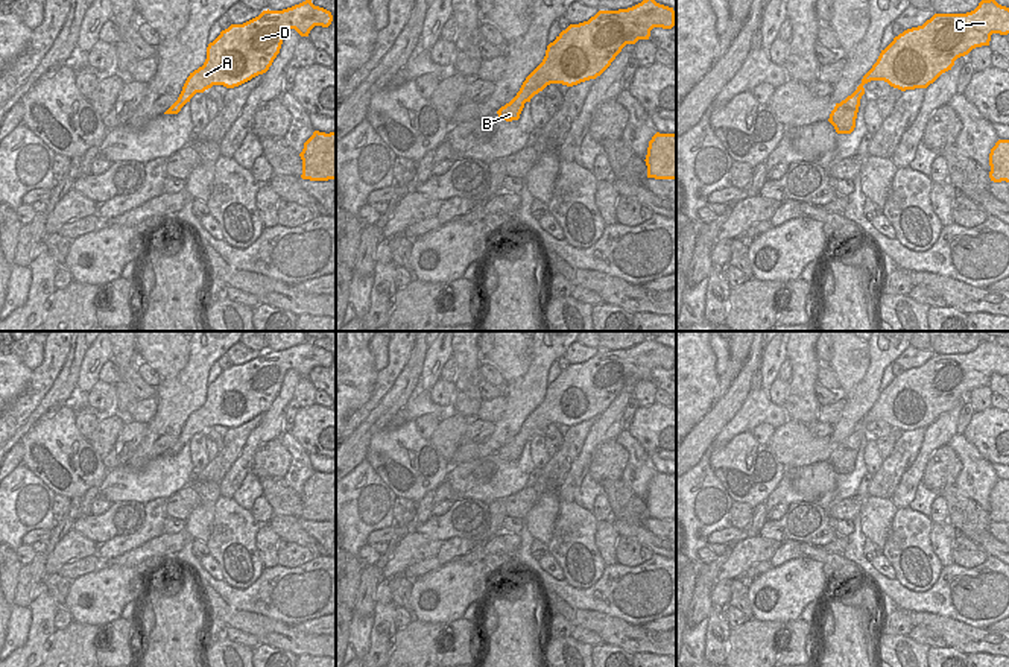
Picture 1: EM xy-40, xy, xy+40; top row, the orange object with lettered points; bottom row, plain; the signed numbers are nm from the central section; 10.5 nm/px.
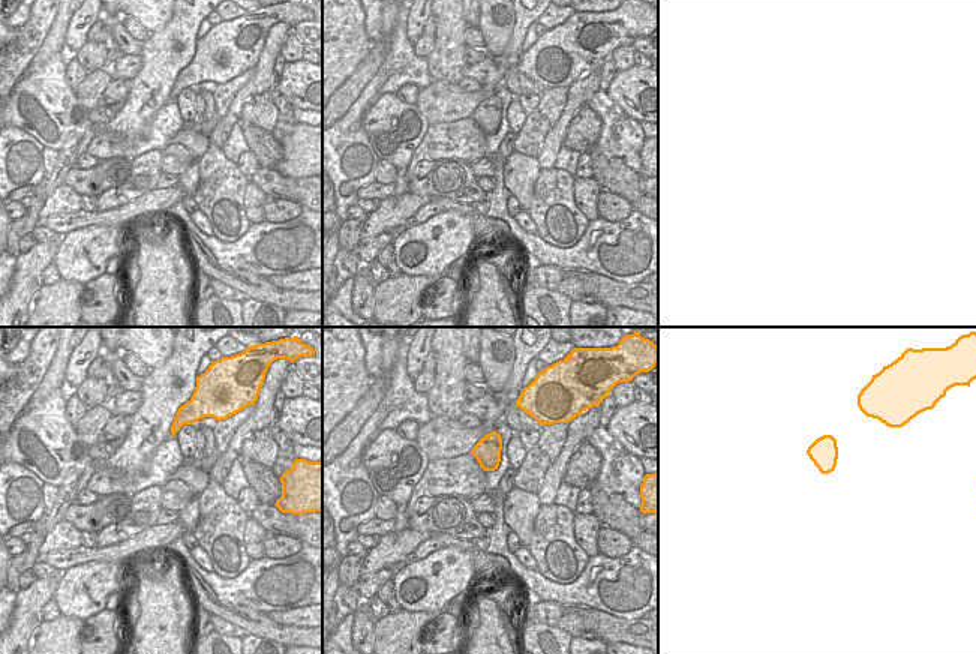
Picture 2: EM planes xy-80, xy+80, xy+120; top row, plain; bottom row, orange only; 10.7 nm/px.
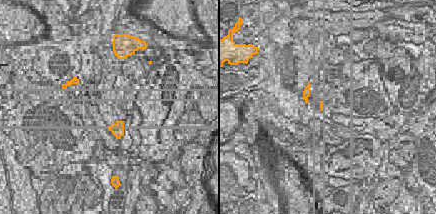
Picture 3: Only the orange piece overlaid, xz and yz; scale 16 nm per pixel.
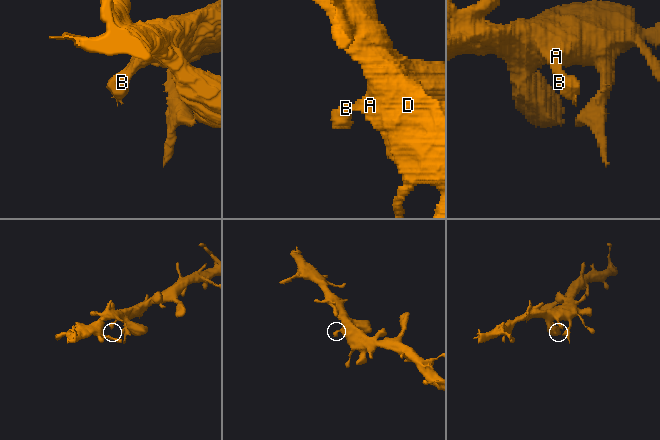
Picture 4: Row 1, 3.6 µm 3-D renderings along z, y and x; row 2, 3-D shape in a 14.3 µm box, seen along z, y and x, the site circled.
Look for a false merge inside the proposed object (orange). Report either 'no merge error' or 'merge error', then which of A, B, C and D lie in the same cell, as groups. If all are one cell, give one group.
no merge error; groups A B C D

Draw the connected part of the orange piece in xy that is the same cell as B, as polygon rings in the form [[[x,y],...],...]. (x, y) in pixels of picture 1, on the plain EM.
[[[647,337],[628,349],[599,351],[588,362],[570,365],[547,386],[542,403],[526,418],[517,436],[497,451],[498,457],[506,462],[518,460],[524,444],[530,442],[547,425],[562,424],[573,427],[596,419],[611,406],[626,384],[649,380],[653,368],[672,369],[673,366],[673,348],[656,343],[653,337]]]

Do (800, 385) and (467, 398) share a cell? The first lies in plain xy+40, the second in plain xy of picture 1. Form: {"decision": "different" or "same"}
{"decision": "same"}

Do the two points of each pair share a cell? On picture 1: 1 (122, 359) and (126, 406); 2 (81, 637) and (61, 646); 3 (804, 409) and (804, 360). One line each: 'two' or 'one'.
1: one
2: one
3: one

